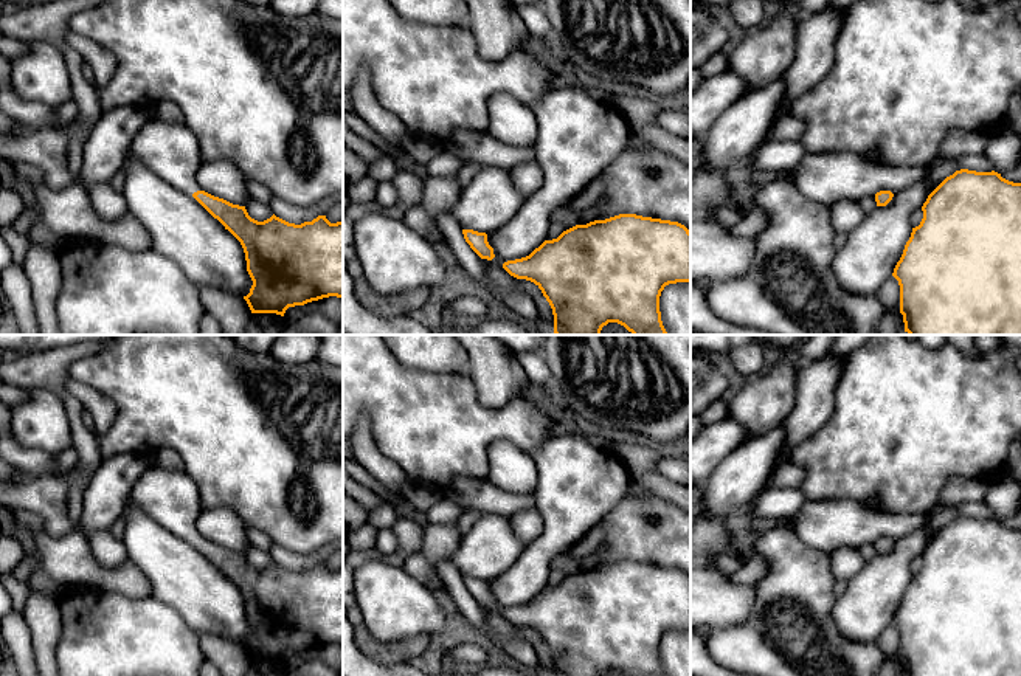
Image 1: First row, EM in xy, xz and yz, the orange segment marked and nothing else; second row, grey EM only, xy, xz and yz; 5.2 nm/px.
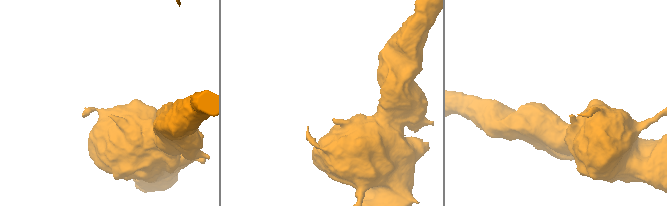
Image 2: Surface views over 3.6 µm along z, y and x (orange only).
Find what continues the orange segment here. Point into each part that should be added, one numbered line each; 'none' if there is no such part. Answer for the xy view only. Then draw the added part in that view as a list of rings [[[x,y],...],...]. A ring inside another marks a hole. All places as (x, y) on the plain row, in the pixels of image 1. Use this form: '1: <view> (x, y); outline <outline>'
1: xy (171, 498); outline [[[151,465],[135,482],[132,499],[160,526],[192,543],[202,538],[196,521],[203,510],[200,493],[185,470]]]

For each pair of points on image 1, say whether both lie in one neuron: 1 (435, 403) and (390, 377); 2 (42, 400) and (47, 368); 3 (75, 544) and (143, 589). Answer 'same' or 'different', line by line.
1: same
2: different
3: same

